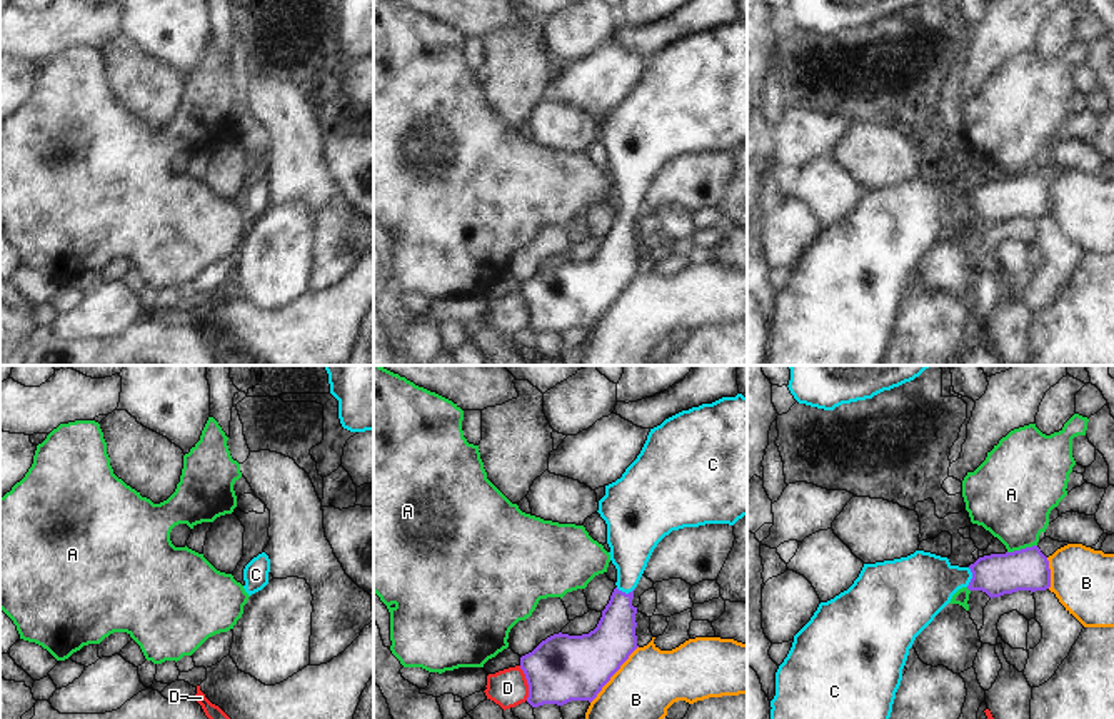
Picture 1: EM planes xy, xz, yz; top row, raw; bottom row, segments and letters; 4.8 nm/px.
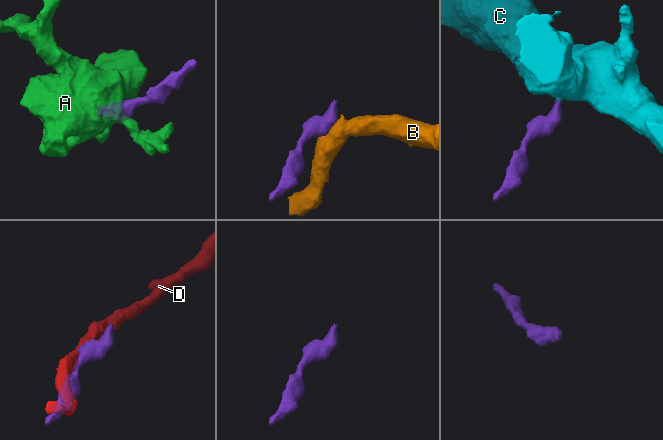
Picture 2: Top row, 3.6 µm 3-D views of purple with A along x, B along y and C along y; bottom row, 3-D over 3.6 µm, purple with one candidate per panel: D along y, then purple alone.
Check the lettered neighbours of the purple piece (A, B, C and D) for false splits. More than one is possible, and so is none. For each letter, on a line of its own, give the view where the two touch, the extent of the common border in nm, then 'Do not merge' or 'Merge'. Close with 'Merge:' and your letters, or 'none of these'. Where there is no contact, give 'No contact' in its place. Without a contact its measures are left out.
A: Touches purple in yz. Shared border 150 nm. Do not merge
B: Touches purple in xz. Shared border 360 nm. Do not merge
C: Touches purple in yz. Shared border 100 nm. Merge
D: Touches purple in xz. Shared border 170 nm. Do not merge
Merge: C.

